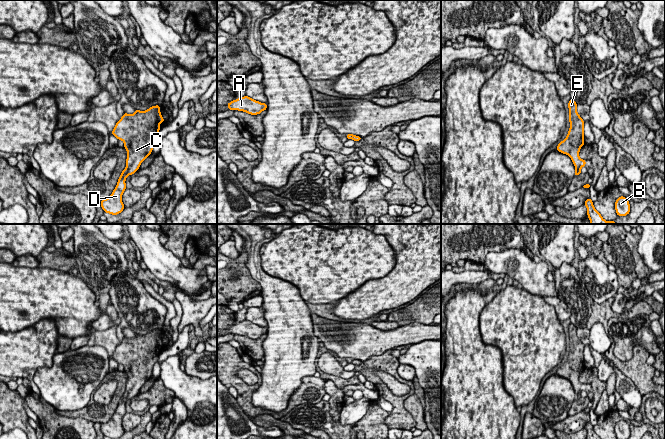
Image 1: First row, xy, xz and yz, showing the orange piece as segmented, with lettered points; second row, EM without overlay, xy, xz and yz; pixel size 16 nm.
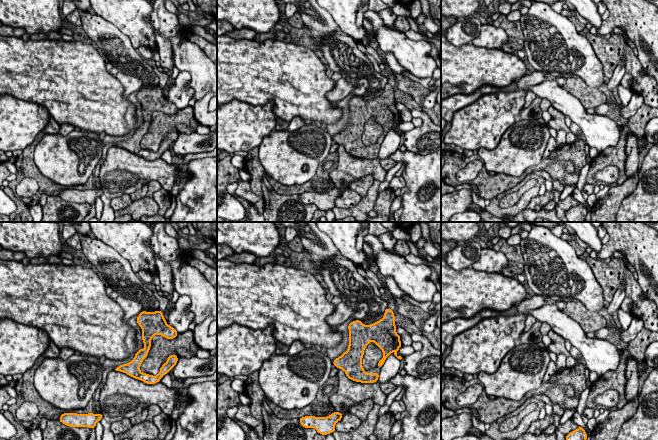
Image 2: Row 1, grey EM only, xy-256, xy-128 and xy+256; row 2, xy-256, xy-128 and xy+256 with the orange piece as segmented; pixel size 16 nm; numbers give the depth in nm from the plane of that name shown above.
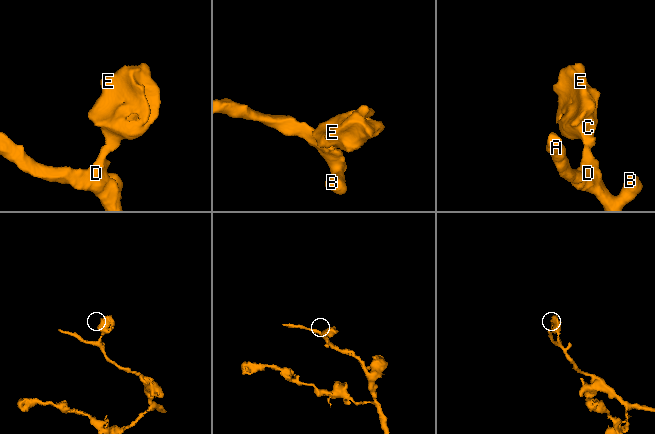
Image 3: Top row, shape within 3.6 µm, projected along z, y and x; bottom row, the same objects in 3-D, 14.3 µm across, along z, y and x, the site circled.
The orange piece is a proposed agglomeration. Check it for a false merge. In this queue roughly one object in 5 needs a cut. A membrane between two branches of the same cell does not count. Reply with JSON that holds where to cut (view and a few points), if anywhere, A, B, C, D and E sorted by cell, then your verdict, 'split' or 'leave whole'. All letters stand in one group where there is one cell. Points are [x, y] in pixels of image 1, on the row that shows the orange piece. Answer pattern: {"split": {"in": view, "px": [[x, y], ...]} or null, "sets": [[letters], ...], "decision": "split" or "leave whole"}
{"split": null, "sets": [["A", "B", "C", "D", "E"]], "decision": "leave whole"}

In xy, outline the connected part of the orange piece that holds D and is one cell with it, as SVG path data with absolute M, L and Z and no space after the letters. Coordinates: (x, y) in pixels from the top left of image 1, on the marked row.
M155 105L145 111L136 109L134 114L124 112L111 132L124 142L128 155L126 168L122 171L115 189L107 199L101 200L104 212L117 215L124 210L122 195L126 190L125 180L128 175L137 172L141 163L151 155L153 142L159 135L160 123L165 122L160 110L161 107Z

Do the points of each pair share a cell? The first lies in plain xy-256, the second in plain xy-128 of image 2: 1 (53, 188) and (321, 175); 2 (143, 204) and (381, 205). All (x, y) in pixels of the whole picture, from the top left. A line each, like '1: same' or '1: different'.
1: same
2: different

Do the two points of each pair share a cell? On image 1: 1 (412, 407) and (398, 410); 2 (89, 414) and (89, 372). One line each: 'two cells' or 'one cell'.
1: two cells
2: two cells

